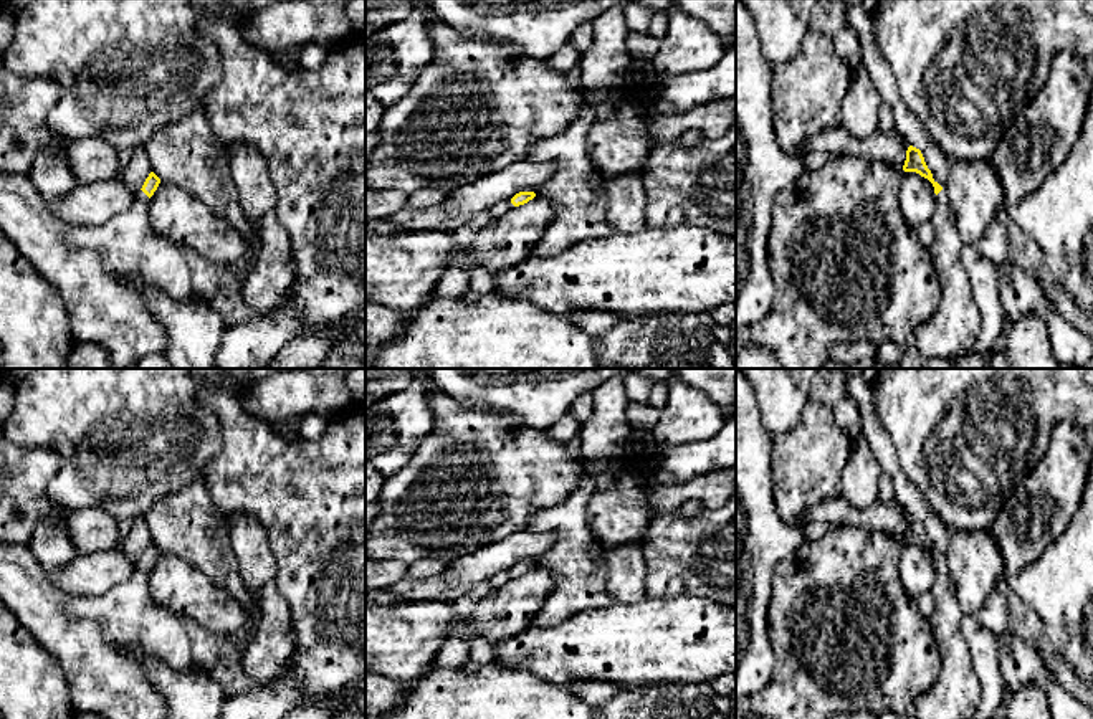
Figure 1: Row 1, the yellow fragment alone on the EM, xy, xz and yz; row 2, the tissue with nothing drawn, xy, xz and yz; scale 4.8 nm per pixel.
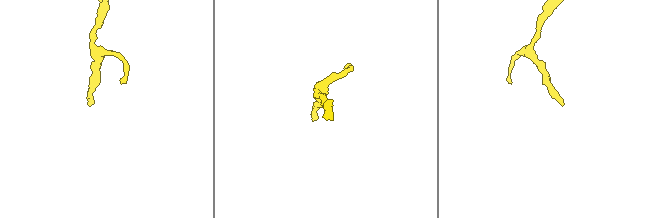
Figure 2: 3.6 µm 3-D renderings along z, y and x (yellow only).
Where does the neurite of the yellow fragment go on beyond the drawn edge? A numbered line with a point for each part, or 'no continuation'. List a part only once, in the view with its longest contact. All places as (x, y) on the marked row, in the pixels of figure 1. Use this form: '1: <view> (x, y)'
1: xy (100, 271)

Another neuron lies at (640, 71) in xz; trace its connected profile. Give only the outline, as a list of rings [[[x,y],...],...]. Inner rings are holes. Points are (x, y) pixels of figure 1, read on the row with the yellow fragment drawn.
[[[633,58],[627,73],[625,73],[625,83],[627,86],[643,86],[643,84],[656,84],[663,78],[661,73],[658,73],[652,61]]]

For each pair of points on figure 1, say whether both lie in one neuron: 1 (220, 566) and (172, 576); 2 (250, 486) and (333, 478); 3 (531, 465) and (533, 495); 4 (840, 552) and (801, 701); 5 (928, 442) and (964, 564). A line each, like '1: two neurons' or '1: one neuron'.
1: two neurons
2: one neuron
3: one neuron
4: one neuron
5: two neurons

